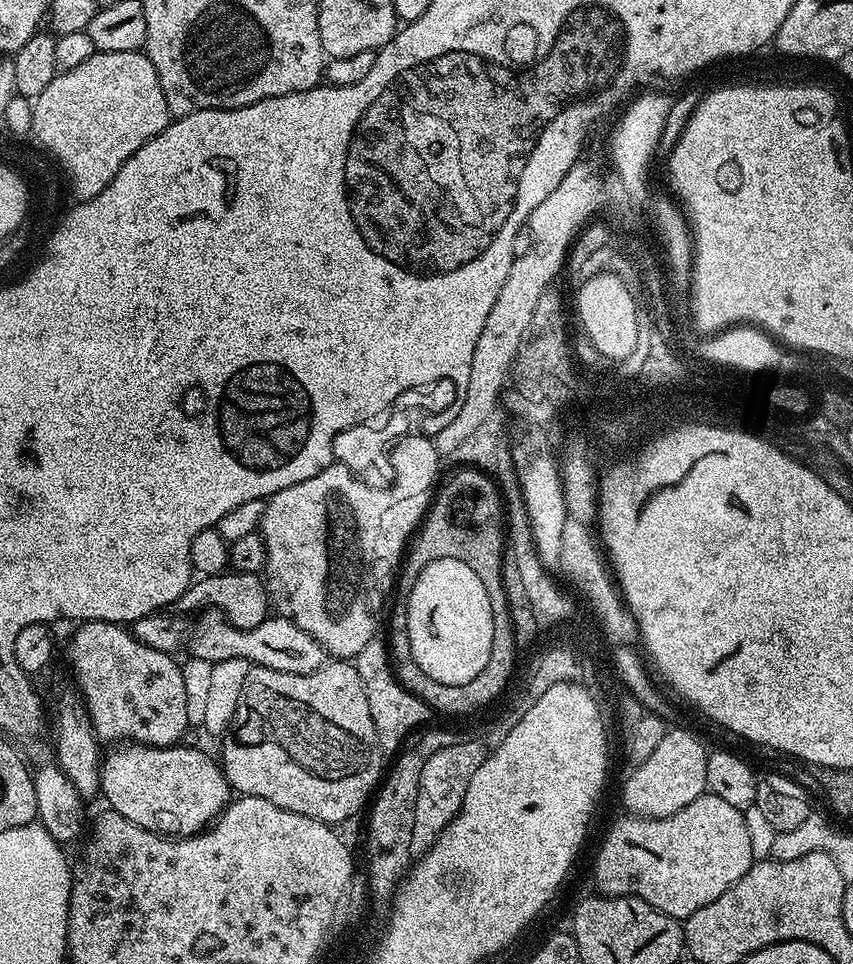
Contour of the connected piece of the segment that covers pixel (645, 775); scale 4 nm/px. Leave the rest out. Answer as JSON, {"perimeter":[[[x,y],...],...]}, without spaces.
{"perimeter":[[[680,729],[669,730],[650,753],[650,758],[626,776],[624,781],[624,804],[634,816],[662,818],[690,806],[694,798],[705,795],[706,762],[709,749],[699,735],[686,733]]]}

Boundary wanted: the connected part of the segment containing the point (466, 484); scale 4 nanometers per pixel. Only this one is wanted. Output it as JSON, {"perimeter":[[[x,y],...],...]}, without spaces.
{"perimeter":[[[458,466],[450,471],[452,472],[448,474],[446,472],[441,477],[429,509],[411,539],[408,553],[404,558],[402,573],[404,572],[405,583],[410,584],[430,561],[454,556],[478,574],[490,597],[491,613],[494,616],[494,646],[490,650],[490,658],[482,674],[478,674],[478,678],[465,684],[450,686],[430,678],[430,674],[426,674],[426,670],[419,668],[412,657],[410,638],[406,630],[408,603],[402,598],[396,601],[392,608],[392,621],[388,624],[388,632],[386,631],[386,643],[388,659],[396,674],[396,680],[406,691],[414,694],[422,702],[426,702],[426,706],[433,713],[441,712],[444,716],[464,716],[467,712],[476,712],[479,708],[486,707],[507,686],[508,679],[516,668],[518,645],[510,622],[510,610],[501,580],[504,506],[500,492],[492,492],[493,488],[488,486],[492,478],[487,476],[482,480],[480,469],[475,474],[470,474],[469,466]]]}

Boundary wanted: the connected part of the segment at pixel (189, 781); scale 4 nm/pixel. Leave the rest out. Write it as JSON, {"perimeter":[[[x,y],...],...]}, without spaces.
{"perimeter":[[[125,743],[116,746],[112,753],[103,757],[100,765],[100,790],[103,799],[108,799],[107,807],[130,818],[138,826],[169,838],[183,838],[203,833],[219,817],[229,803],[230,785],[221,765],[196,748],[173,746],[170,748],[150,748],[146,744]]]}

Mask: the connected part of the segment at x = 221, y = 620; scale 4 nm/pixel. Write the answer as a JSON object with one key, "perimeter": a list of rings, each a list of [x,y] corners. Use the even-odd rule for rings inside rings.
{"perimeter":[[[208,608],[190,624],[186,636],[186,652],[194,659],[205,659],[210,664],[224,662],[226,658],[242,658],[253,666],[282,670],[286,674],[310,674],[326,662],[324,648],[306,630],[294,626],[286,617],[269,615],[250,630],[233,628],[216,608]]]}

